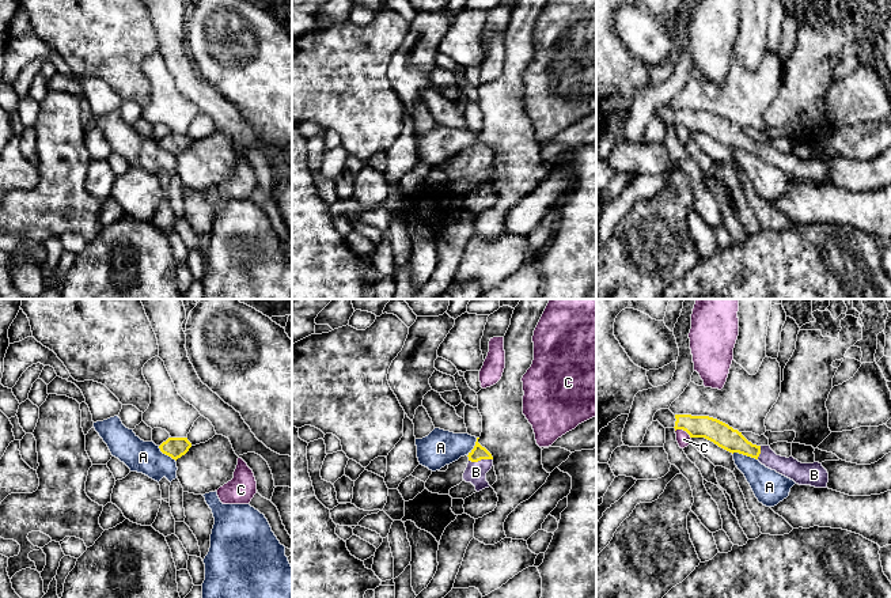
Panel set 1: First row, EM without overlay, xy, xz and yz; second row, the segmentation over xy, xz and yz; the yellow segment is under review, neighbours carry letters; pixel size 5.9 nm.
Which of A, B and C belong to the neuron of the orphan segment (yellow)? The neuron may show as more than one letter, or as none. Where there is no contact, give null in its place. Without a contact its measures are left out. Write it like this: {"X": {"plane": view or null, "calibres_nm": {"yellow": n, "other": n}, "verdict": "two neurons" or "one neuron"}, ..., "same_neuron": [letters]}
{"A": {"plane": "yz", "calibres_nm": {"yellow": 140, "other": 200}, "verdict": "two neurons"}, "B": {"plane": "xz", "calibres_nm": {"yellow": 90, "other": 130}, "verdict": "one neuron"}, "C": {"plane": "yz", "calibres_nm": {"yellow": 140, "other": 80}, "verdict": "two neurons"}, "same_neuron": ["B"]}

